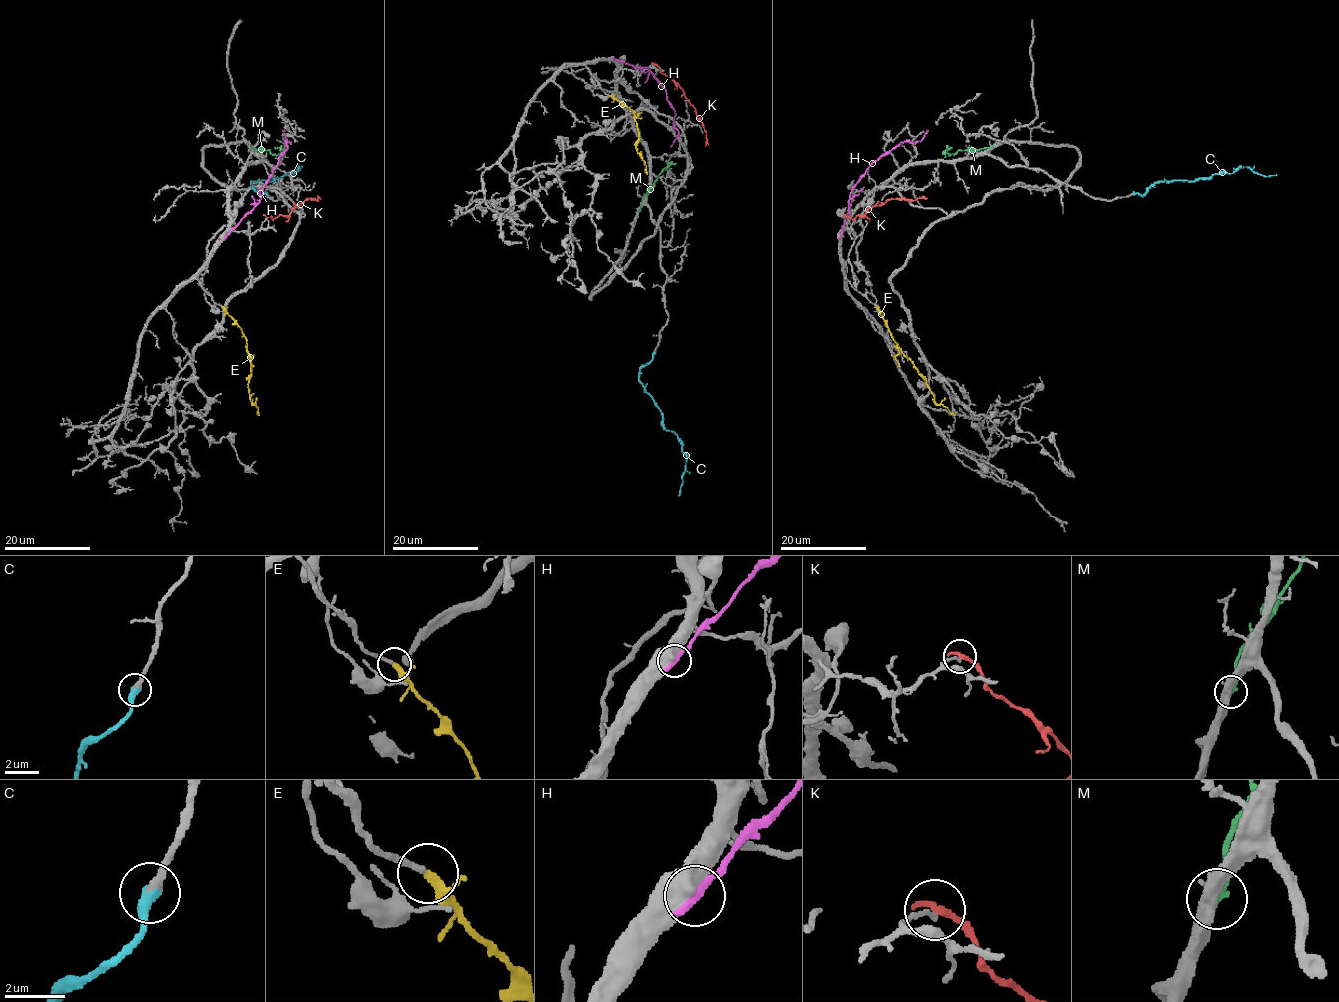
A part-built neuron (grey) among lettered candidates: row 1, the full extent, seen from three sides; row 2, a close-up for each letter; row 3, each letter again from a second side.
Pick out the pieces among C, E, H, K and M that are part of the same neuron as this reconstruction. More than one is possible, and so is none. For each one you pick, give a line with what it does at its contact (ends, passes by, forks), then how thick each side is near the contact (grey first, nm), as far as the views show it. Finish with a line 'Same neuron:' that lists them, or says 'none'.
C: it ends there; 280 nm thick on the grey side, 440 nm on the other
E: it passes by; 190 nm thick on the grey side, 220 nm on the other
Same neuron: C, E

